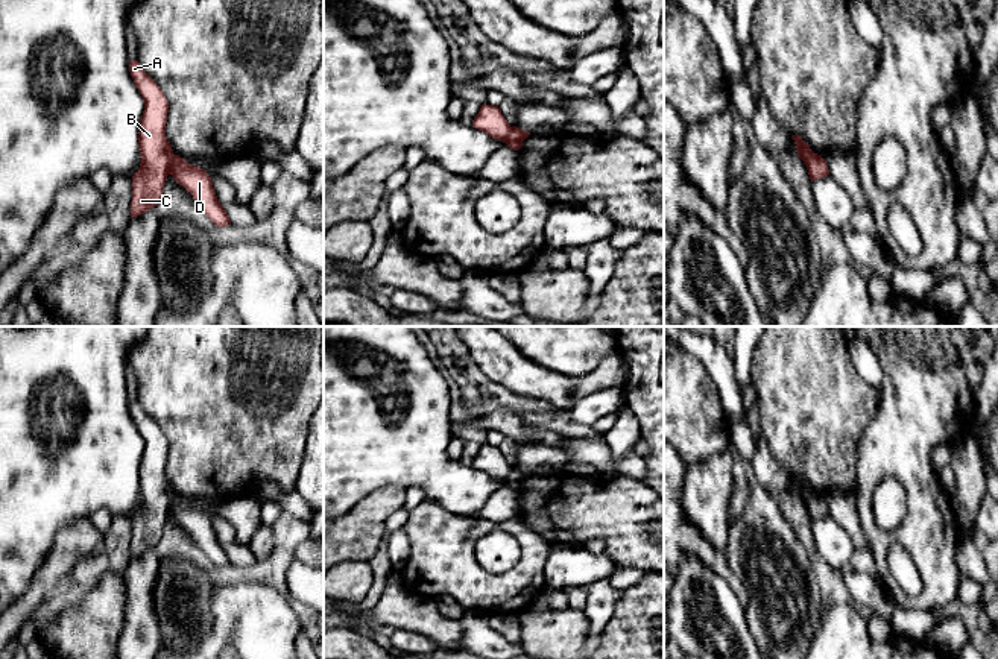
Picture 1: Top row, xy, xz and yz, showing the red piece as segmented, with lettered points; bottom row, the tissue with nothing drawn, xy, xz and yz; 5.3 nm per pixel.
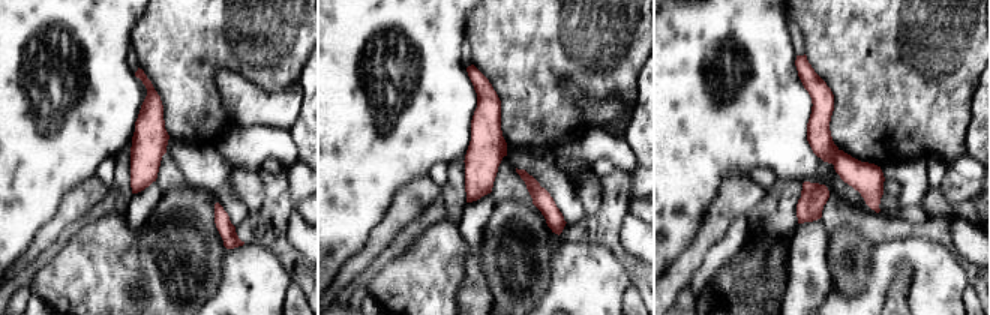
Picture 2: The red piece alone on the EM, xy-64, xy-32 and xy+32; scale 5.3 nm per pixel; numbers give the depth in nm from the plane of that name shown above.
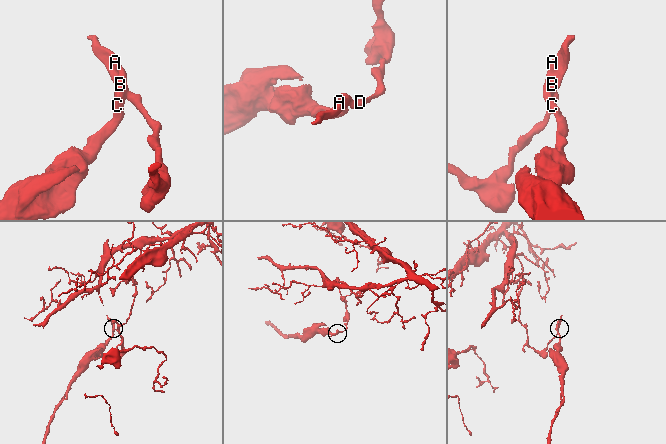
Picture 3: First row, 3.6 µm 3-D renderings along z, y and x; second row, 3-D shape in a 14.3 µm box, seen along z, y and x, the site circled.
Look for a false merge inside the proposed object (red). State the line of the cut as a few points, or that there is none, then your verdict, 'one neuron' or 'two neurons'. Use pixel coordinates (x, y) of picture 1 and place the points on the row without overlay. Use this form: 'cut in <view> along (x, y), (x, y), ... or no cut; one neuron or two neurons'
cut in xy along (173, 494), (167, 513); two neurons

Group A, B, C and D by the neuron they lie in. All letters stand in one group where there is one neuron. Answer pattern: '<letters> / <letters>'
A B C / D

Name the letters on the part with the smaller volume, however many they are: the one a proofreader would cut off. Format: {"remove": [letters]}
{"remove": ["A", "B", "C"]}

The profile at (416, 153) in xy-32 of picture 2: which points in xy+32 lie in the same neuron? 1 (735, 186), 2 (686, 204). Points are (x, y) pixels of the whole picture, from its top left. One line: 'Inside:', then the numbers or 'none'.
Inside: 2

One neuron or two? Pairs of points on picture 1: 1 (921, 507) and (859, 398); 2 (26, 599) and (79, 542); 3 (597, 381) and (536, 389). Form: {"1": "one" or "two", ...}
{"1": "two", "2": "one", "3": "one"}

